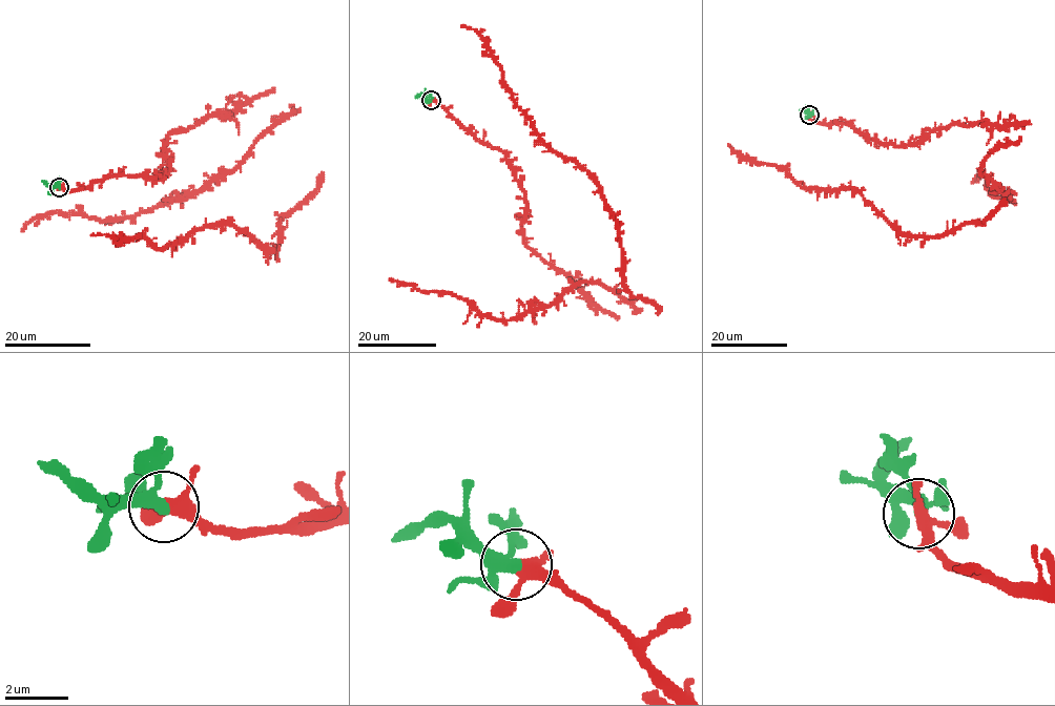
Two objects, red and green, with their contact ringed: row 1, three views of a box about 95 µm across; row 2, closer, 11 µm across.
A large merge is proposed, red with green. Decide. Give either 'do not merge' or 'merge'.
merge

